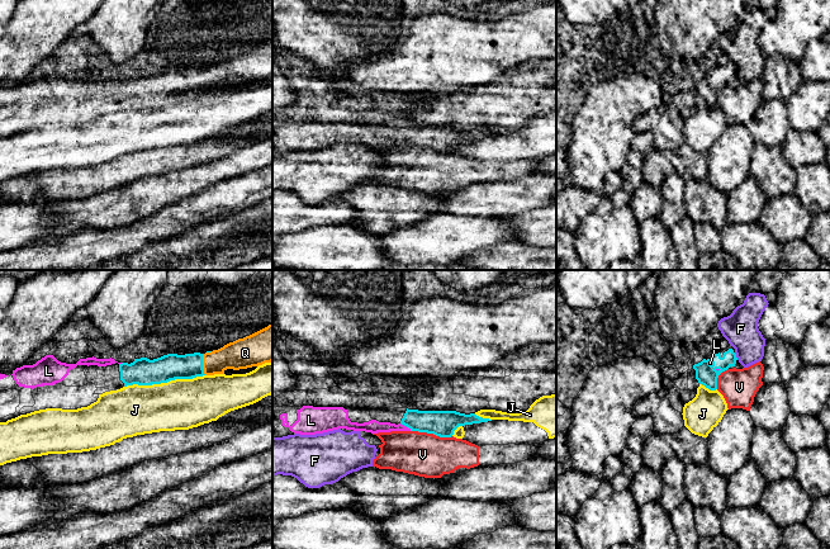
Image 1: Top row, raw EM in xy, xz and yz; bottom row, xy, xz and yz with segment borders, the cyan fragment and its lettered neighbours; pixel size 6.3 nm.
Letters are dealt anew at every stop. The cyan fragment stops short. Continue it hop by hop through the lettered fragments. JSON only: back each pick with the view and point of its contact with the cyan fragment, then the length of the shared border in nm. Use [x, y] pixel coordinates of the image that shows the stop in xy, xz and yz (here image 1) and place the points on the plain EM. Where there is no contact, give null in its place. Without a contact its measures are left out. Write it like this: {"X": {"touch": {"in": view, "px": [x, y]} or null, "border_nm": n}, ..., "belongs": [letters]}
{"L": {"touch": {"in": "xz", "px": [406, 141]}, "border_nm": 90}, "Q": {"touch": {"in": "xy", "px": [202, 80]}, "border_nm": 140}, "belongs": ["L", "Q"]}

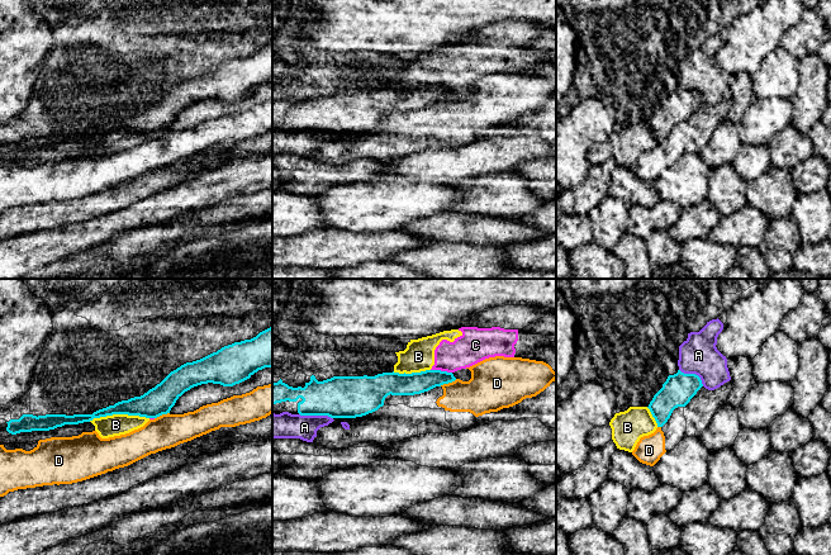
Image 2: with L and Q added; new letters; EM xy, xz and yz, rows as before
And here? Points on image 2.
{"belongs": []}

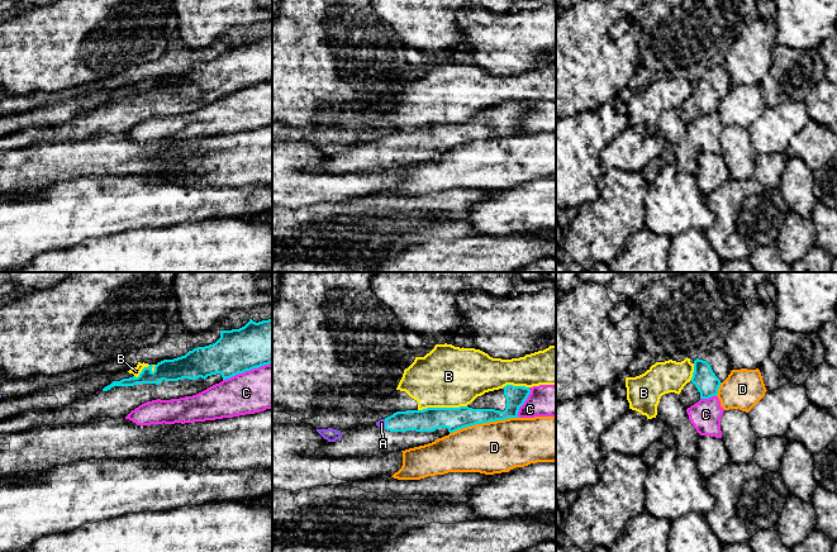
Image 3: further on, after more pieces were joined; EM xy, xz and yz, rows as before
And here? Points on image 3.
{"A": {"touch": {"in": "xz", "px": [385, 141]}, "border_nm": 60}, "belongs": ["A"]}

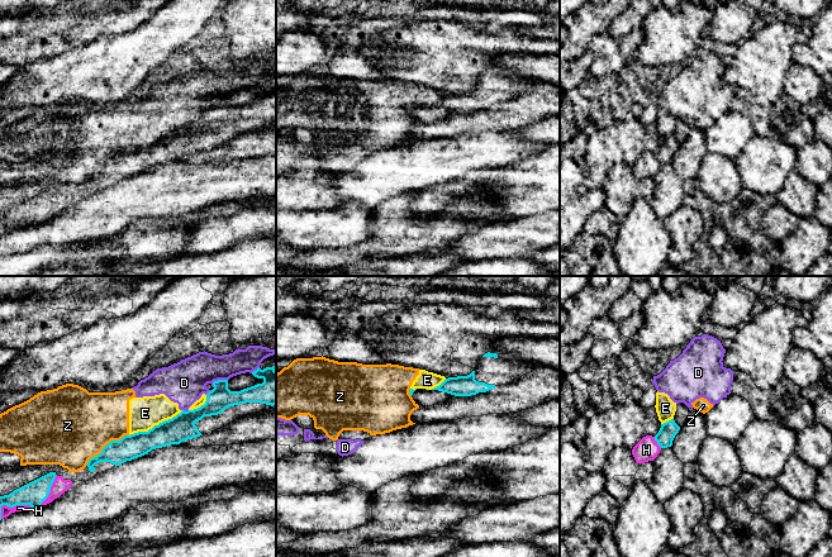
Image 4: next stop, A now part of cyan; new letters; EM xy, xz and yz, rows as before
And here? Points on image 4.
{"H": {"touch": {"in": "xy", "px": [50, 206]}, "border_nm": 220}, "belongs": ["H"]}

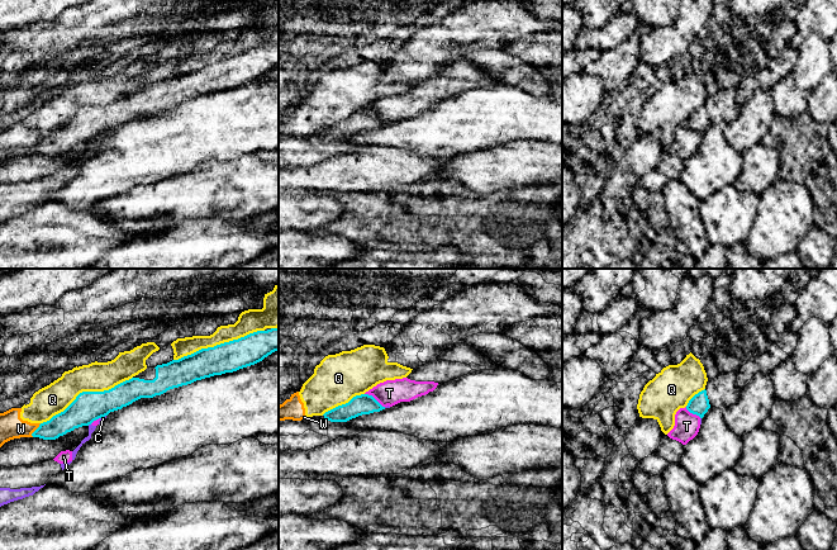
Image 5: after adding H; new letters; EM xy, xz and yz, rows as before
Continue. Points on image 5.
{"belongs": []}

